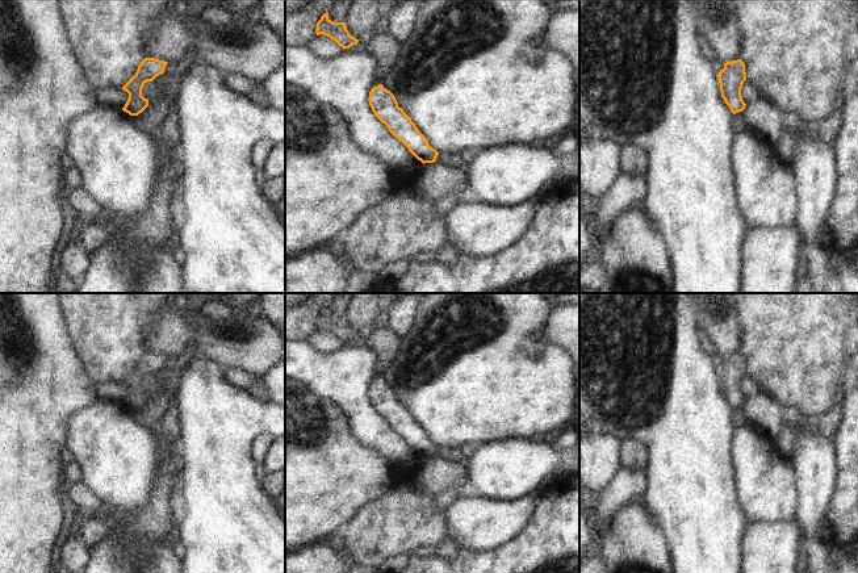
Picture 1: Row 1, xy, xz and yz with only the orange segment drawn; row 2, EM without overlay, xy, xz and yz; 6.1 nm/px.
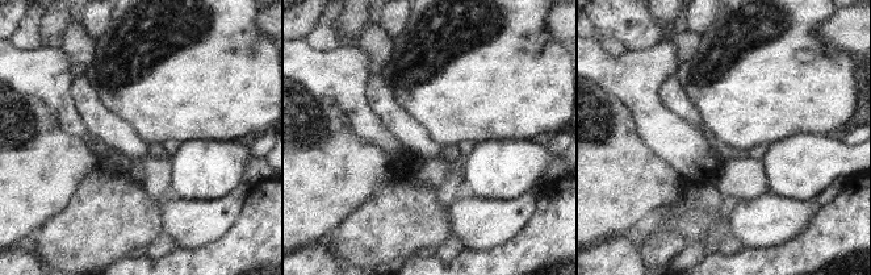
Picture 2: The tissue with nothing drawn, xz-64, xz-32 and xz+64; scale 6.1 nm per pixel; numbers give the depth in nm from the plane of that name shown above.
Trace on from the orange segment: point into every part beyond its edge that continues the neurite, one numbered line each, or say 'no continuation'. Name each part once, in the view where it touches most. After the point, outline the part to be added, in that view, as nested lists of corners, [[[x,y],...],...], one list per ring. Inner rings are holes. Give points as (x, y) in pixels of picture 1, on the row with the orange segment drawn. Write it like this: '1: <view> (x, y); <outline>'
no continuation

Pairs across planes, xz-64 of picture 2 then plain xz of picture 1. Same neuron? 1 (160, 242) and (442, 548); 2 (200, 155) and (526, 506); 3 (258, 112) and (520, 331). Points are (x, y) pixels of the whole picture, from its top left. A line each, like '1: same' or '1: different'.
1: same
2: different
3: same

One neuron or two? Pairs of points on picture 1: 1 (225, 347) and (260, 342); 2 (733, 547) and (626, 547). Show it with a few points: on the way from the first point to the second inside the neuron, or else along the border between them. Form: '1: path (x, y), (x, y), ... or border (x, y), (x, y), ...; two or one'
1: path (234, 344), (251, 344); one
2: border (653, 519), (666, 540), (672, 559); two

